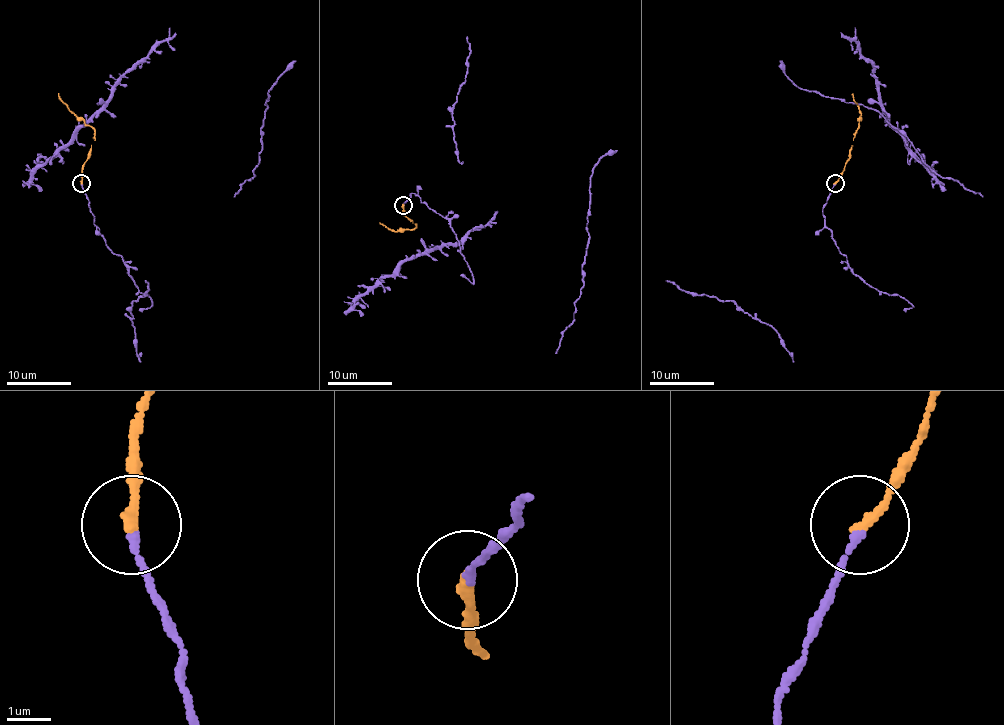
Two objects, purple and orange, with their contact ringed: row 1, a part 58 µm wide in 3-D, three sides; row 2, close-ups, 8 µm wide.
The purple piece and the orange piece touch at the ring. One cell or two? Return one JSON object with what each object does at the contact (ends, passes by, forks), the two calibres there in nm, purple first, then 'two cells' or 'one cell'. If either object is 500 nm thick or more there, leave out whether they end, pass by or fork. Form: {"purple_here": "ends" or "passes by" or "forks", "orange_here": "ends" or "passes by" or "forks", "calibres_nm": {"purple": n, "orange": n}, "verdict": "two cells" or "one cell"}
{"purple_here": "ends", "orange_here": "ends", "calibres_nm": {"purple": 160, "orange": 240}, "verdict": "one cell"}

